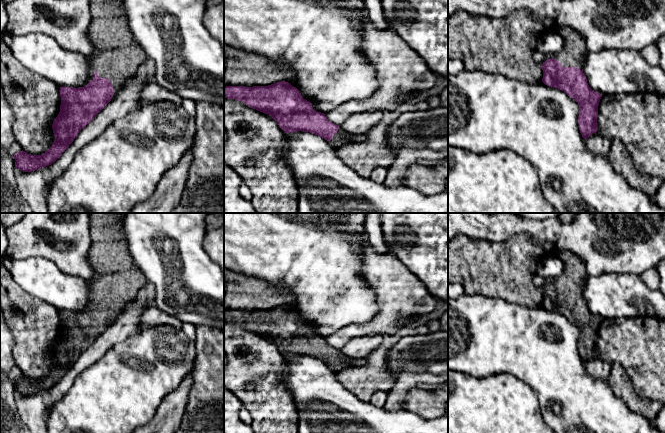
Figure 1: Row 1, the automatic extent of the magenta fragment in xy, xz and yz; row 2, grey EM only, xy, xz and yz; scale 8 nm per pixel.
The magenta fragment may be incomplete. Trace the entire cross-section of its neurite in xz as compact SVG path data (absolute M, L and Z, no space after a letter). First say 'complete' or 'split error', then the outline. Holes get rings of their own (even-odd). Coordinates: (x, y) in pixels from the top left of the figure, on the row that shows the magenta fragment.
split error; M285 81L268 86L226 86L224 97L268 114L285 133L310 132L327 140L335 149L366 138L365 134L350 134L330 122L324 113L313 109L296 87Z

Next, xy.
split error; M90 0L90 13L88 38L93 44L93 52L87 56L90 82L79 88L60 87L60 112L52 124L55 140L41 155L31 155L23 150L15 153L15 168L23 172L32 172L54 163L74 141L80 130L116 96L125 82L133 78L138 67L145 62L147 55L130 33L121 0Z

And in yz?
split error; M569 27L558 31L563 39L563 48L542 65L542 82L564 91L579 105L578 124L586 140L597 132L598 106L602 94L592 90L583 73L583 63L588 51L585 38Z

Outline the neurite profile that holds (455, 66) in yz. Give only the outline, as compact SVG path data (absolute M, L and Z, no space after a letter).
M448 58L448 74L457 75L463 69L464 69L464 65L461 60Z

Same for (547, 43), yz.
M542 32L537 39L536 50L543 54L557 54L563 48L563 39L559 33Z

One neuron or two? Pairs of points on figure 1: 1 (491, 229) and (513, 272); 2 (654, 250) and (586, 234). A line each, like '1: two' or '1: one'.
1: two
2: one

